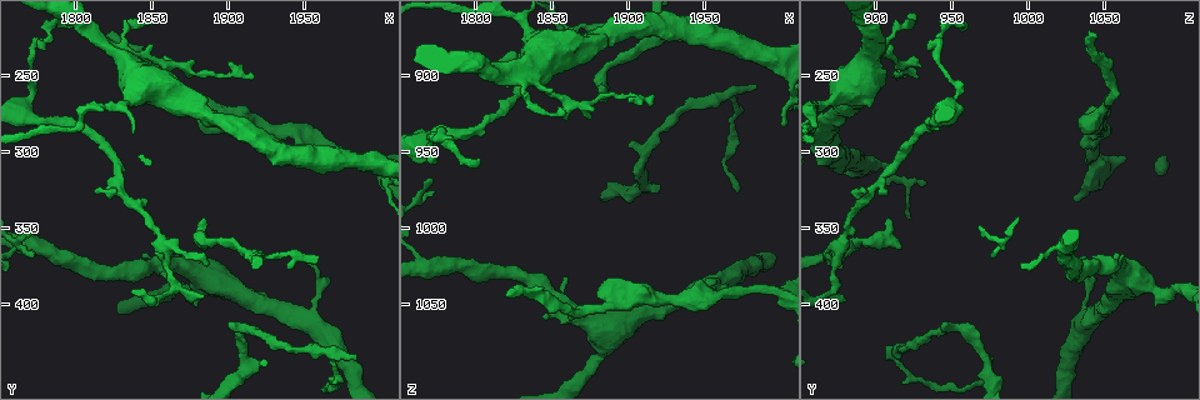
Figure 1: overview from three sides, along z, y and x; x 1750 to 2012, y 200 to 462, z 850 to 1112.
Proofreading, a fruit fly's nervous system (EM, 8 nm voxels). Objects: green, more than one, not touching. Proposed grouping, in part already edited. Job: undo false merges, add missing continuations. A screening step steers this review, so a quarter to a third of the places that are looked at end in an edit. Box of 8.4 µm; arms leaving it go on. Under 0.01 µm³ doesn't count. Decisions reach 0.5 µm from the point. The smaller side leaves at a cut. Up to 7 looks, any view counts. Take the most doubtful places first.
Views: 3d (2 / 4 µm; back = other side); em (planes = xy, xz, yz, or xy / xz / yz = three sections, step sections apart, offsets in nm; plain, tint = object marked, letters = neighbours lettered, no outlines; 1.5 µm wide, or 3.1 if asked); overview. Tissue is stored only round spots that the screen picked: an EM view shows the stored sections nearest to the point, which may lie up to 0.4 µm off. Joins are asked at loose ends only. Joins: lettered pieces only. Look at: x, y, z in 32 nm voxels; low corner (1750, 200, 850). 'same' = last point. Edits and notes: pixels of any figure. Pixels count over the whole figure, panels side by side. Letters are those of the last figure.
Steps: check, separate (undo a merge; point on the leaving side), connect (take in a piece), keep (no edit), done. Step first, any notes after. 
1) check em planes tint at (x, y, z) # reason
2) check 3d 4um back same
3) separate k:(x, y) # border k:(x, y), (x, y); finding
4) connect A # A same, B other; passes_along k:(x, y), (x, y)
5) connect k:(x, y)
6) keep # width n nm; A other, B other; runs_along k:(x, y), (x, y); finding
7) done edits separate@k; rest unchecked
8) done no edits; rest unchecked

check 3d 4um at (1818, 224, 1042) # an open end

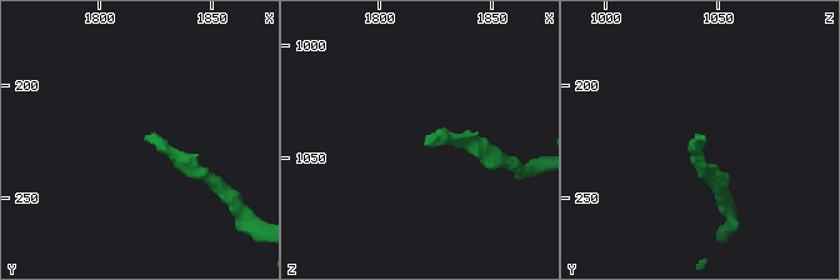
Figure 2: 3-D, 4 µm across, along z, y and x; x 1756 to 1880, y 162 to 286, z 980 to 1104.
check em planes letters at (1820, 222, 1043)

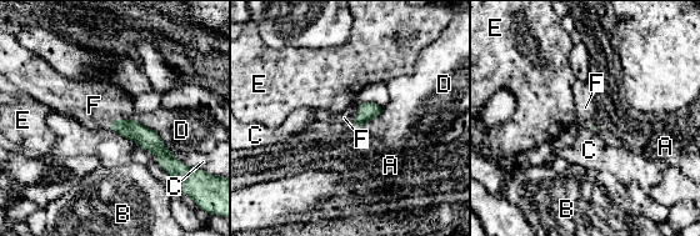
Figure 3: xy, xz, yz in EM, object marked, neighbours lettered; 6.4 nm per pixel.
connect F # A other, B other, C other, D other, E other, F same; passes_along 3:(145, 137), (116, 120), (94, 105); the neuron continues

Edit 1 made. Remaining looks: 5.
check overview # redraw

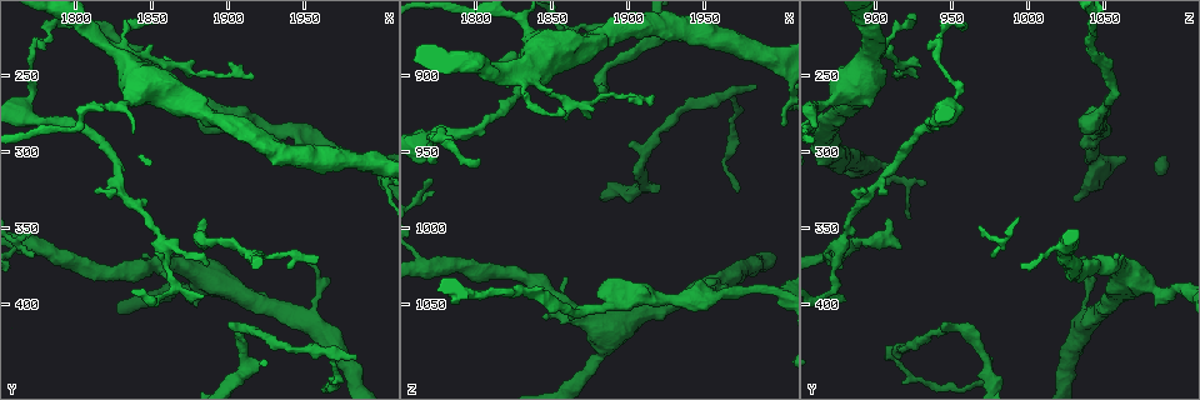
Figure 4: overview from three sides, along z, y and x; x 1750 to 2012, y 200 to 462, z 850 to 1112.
check 3d 4um at (1984, 436, 904) # free end

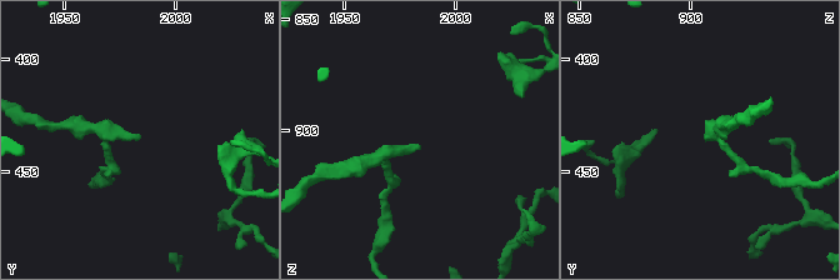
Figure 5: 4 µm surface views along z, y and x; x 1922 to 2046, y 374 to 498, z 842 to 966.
check em xz step 8 tint at (1984, 435, 907) # shape alone is not enough

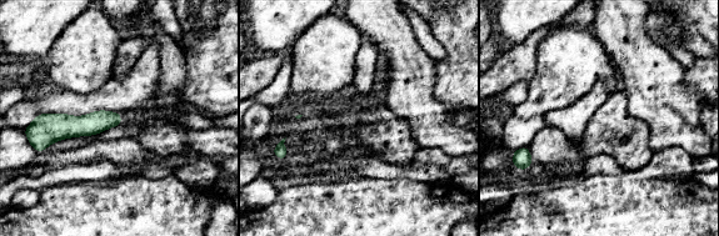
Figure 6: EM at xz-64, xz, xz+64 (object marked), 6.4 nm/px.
check em planes letters same

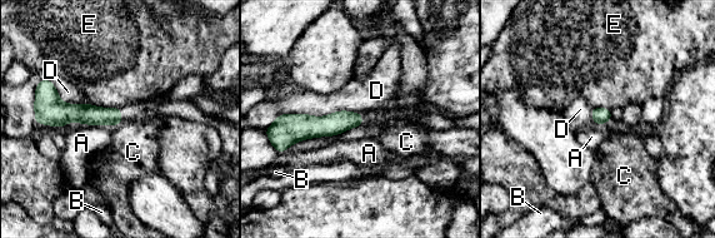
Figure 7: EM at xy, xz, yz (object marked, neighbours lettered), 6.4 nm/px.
keep # longest_contact D 550 nm; A other, B other, C other, D other, E other; border 7:(121, 120), (113, 127); no lettered piece goes on from it

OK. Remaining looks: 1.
done edits connect@3; rest unchecked

